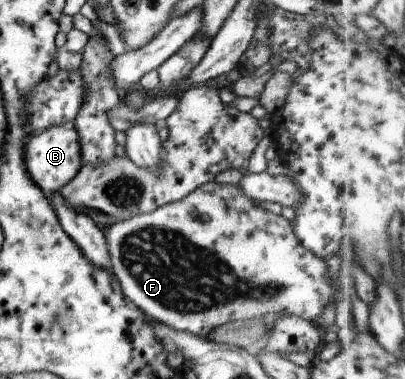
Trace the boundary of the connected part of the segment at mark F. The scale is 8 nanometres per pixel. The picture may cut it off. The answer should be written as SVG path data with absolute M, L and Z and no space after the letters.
M205 183L194 189L192 193L188 193L186 197L161 205L150 213L136 215L126 220L115 220L108 228L102 229L102 235L104 241L106 241L108 257L110 257L110 271L116 277L123 297L126 301L134 304L145 317L160 323L160 325L166 325L168 329L174 329L174 331L188 331L192 335L208 339L208 333L214 327L220 327L225 323L252 318L269 319L276 317L277 314L286 313L286 315L298 315L298 317L313 323L325 323L334 333L337 333L346 329L347 321L352 313L350 311L349 295L339 293L342 281L335 274L334 264L316 257L312 251L304 249L296 241L290 221L286 220L281 214L276 215L276 213L256 207L254 201L250 201L248 197L242 195L242 191L237 184Z

